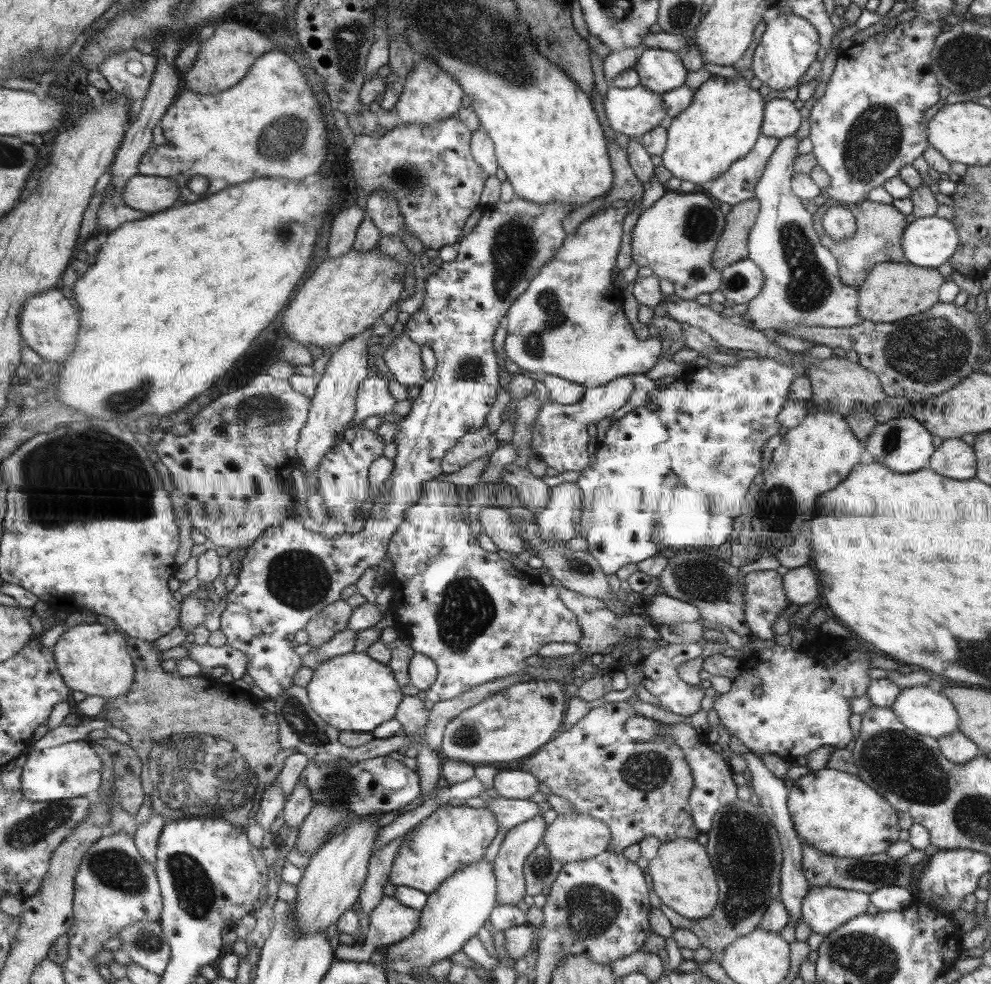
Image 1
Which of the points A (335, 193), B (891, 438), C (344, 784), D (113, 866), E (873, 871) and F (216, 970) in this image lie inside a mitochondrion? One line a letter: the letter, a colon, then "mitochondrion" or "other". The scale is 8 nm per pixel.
A: other
B: mitochondrion
C: mitochondrion
D: mitochondrion
E: mitochondrion
F: other

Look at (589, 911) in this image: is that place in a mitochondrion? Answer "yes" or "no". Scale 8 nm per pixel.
yes

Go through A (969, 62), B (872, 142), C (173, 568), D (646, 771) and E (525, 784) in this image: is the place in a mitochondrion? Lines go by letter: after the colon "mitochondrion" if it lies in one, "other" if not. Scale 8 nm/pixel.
A: mitochondrion
B: mitochondrion
C: other
D: mitochondrion
E: other

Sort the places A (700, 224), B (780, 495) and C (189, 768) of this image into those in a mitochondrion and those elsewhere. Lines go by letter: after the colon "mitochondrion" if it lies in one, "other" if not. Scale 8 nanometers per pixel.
A: mitochondrion
B: mitochondrion
C: mitochondrion

